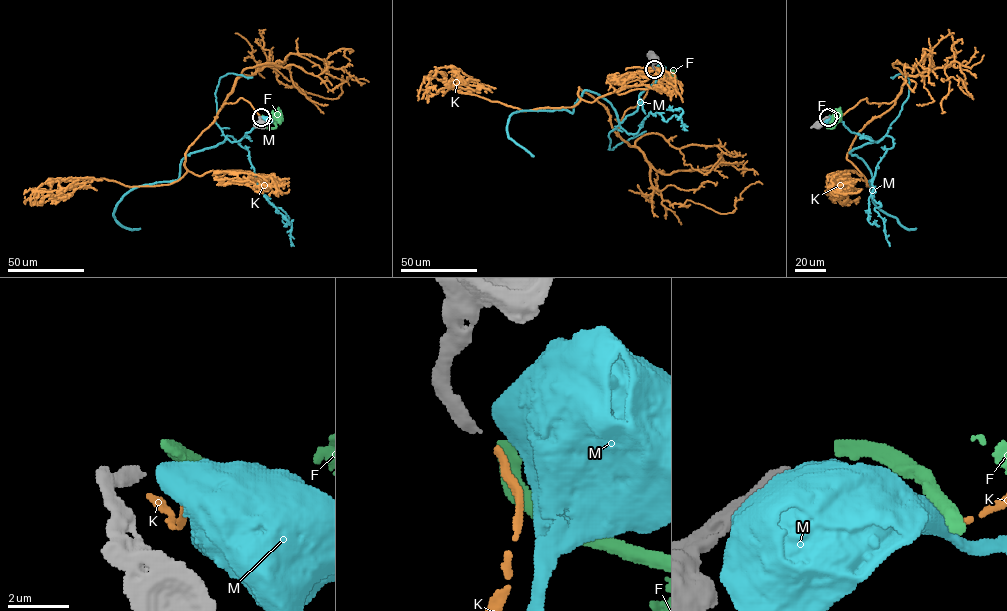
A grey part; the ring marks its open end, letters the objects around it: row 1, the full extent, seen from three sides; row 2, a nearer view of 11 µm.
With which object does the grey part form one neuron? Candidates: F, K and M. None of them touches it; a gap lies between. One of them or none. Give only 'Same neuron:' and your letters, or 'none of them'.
Same neuron: K

